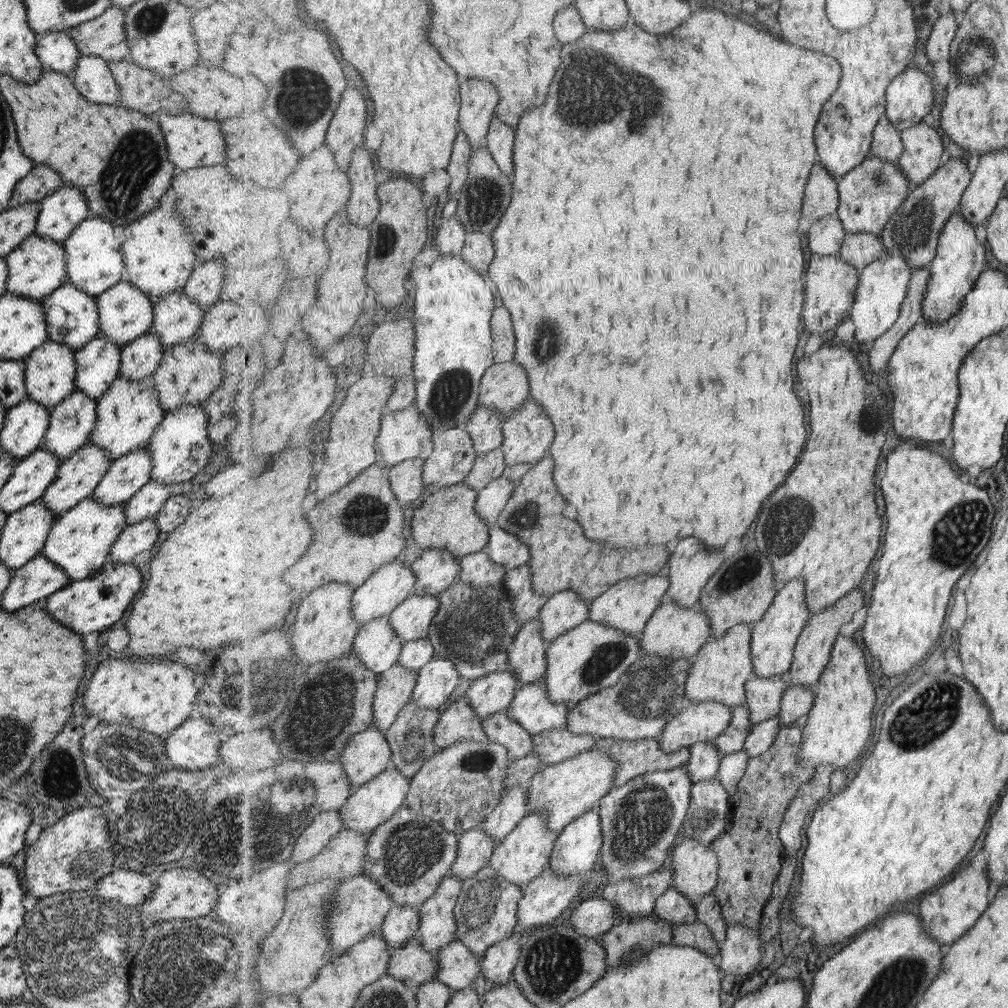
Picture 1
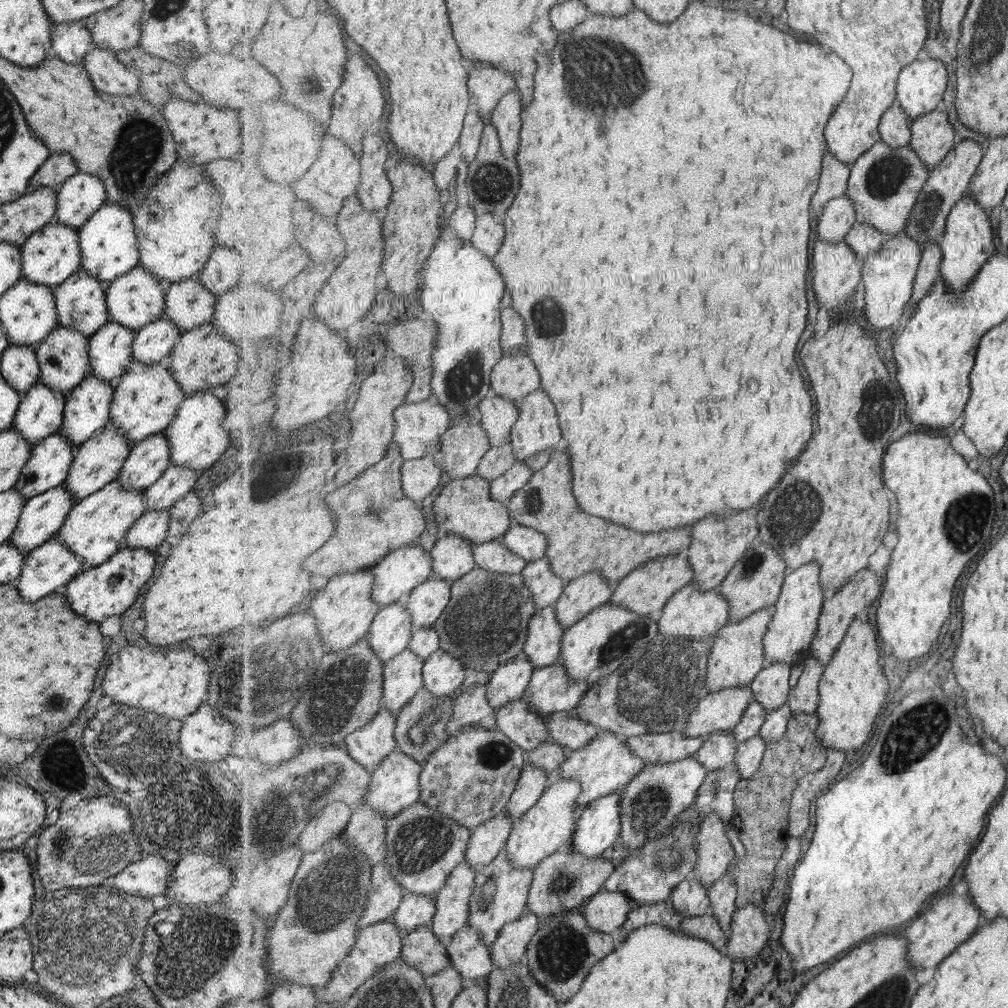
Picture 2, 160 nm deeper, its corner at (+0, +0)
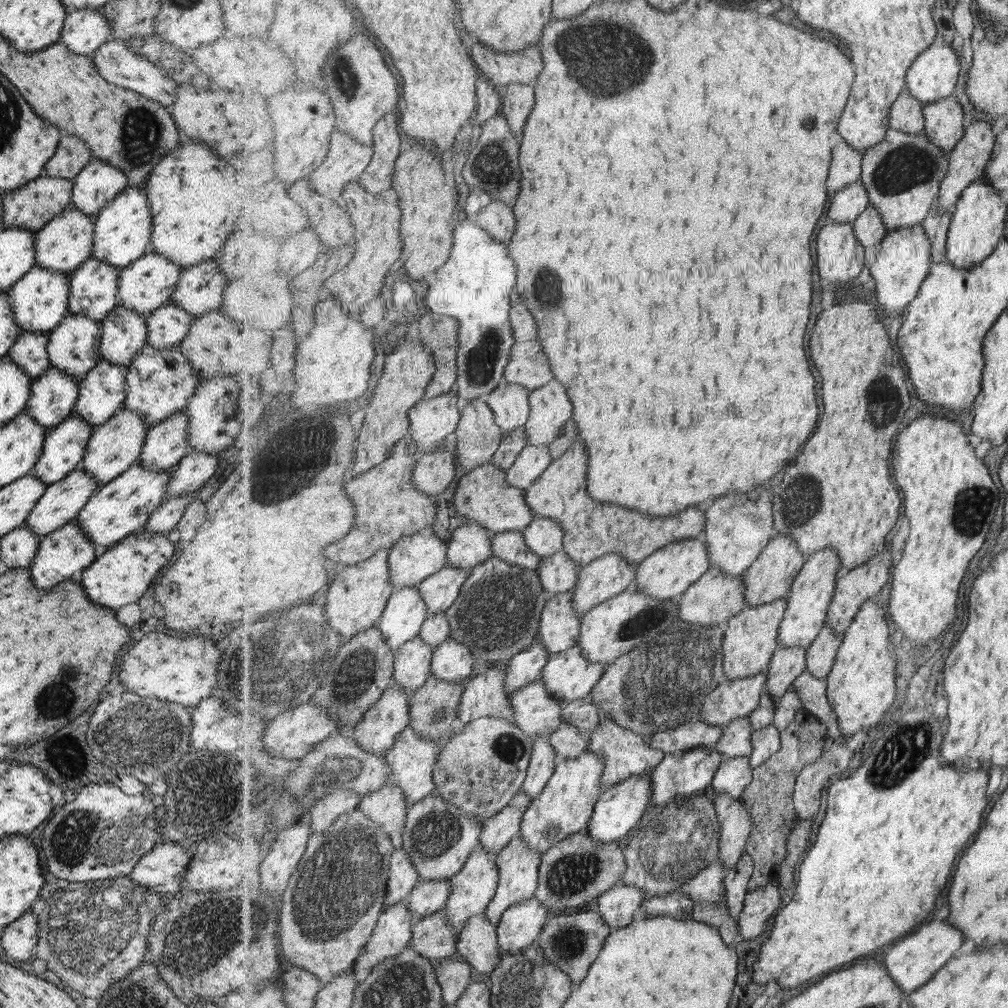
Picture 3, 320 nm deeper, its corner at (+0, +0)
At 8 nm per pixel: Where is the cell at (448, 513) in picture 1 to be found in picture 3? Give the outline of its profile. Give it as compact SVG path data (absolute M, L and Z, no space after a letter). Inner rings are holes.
M489 462L460 475L455 483L453 505L468 522L478 522L487 527L492 535L509 531L525 531L535 519L534 510L526 499L526 489L514 487L508 481L504 468Z

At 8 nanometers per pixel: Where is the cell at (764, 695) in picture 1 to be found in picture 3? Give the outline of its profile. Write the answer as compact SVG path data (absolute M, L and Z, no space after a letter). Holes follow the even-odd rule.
M780 645L768 668L767 690L780 700L794 682L806 671L808 652L800 646Z

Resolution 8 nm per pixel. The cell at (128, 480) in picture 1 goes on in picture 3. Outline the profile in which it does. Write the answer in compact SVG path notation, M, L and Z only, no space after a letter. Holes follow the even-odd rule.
M182 411L148 428L137 463L150 471L167 471L190 451L186 437L188 418Z

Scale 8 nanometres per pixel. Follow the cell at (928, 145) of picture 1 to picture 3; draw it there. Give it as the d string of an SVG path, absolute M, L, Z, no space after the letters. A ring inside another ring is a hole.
M954 95L925 104L925 134L943 150L951 152L964 137L965 112Z

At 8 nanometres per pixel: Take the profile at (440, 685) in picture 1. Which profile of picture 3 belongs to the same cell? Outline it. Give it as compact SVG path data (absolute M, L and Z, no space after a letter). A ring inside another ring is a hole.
M450 636L434 649L432 674L449 682L463 681L473 672L477 661L464 642Z

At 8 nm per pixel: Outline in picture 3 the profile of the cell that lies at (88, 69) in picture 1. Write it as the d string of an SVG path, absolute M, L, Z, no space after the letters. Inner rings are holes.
M111 39L94 50L90 57L91 62L94 63L99 74L101 74L101 78L105 78L108 83L124 88L126 91L136 92L162 104L164 107L171 105L175 100L175 88L177 87L175 80L161 67L135 53L127 46L127 41Z

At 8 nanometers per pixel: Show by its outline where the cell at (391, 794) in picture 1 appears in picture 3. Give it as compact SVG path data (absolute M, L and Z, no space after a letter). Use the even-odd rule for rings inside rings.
M409 727L400 735L396 745L393 745L393 748L385 754L390 766L389 781L392 782L391 784L403 788L410 806L435 793L434 770L436 770L443 745L444 743L424 739Z

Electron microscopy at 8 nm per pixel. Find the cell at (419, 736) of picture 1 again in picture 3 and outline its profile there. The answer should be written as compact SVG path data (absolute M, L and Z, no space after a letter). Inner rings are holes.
M432 674L421 688L417 688L410 696L409 716L411 716L411 722L409 722L409 727L424 739L440 743L447 742L456 732L454 726L458 719L463 693L461 681L449 682Z

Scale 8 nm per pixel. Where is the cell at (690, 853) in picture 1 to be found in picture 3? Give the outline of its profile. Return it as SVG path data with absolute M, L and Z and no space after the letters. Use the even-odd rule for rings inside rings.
M720 794L714 799L721 824L719 861L729 870L735 867L747 852L756 820L749 814L745 802L740 798Z

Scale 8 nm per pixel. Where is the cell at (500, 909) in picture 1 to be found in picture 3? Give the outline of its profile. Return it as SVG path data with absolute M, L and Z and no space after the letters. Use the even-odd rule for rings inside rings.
M521 834L517 835L502 851L497 854L497 867L500 868L500 886L495 897L489 904L485 916L499 926L503 913L516 902L529 900L536 896L540 881L542 855L531 848Z

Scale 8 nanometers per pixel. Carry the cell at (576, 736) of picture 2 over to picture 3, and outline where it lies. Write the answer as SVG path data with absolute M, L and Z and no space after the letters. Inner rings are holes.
M593 698L577 699L563 709L563 724L579 727L581 734L590 735L599 726L599 708Z

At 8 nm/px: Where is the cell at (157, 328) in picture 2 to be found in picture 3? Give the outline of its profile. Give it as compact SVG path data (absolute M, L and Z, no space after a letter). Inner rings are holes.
M169 301L167 304L159 306L145 318L145 345L156 349L179 345L187 334L193 319L173 302Z

